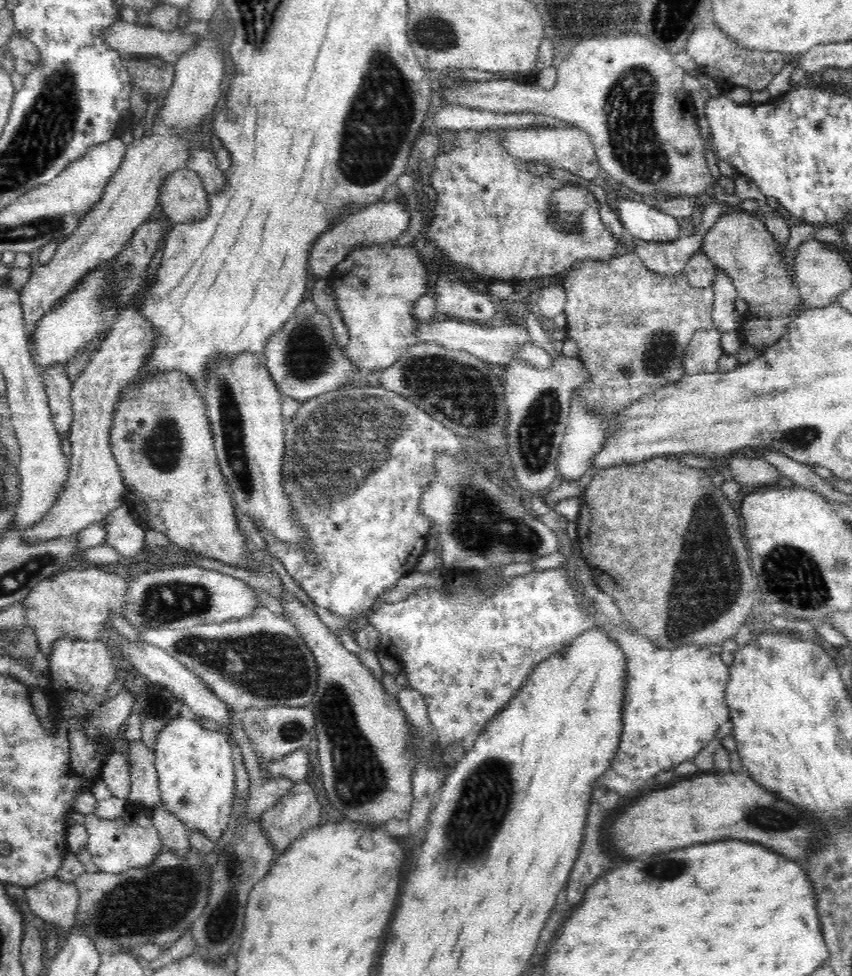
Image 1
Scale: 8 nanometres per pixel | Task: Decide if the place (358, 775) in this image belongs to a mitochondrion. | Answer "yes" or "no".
yes

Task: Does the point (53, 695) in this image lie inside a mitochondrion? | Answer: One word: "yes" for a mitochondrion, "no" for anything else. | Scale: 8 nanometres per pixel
no

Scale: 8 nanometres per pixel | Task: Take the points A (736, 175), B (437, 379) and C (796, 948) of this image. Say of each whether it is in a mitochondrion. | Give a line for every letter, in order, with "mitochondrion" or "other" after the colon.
A: other
B: mitochondrion
C: other

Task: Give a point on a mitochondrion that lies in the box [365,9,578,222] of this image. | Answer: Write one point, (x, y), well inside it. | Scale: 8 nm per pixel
(434, 32)

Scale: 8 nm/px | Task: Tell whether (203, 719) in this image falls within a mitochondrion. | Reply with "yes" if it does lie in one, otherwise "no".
no

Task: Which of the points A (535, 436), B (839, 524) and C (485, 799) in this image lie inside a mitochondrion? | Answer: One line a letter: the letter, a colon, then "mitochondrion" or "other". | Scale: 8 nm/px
A: mitochondrion
B: other
C: mitochondrion

